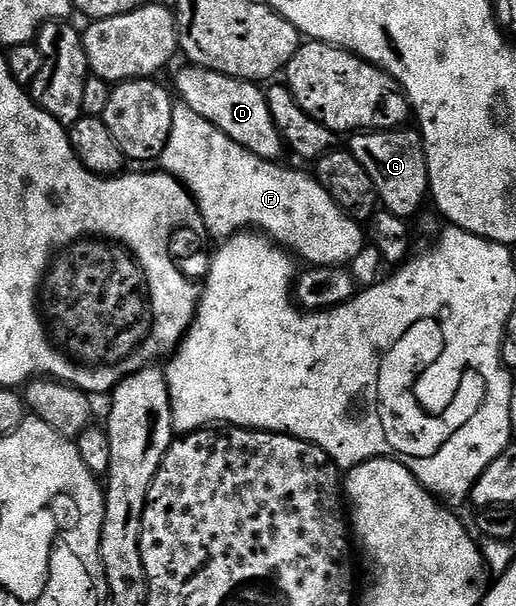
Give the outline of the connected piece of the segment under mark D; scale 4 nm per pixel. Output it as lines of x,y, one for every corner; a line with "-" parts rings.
185,66
177,76
177,92
180,103
191,106
191,110
195,110
199,118
207,118
211,126
223,130
227,138
239,142
239,146
251,150
251,154
264,160
282,159
281,135
271,118
265,93
254,81
236,80
234,76
225,76
221,72
208,72
205,68

